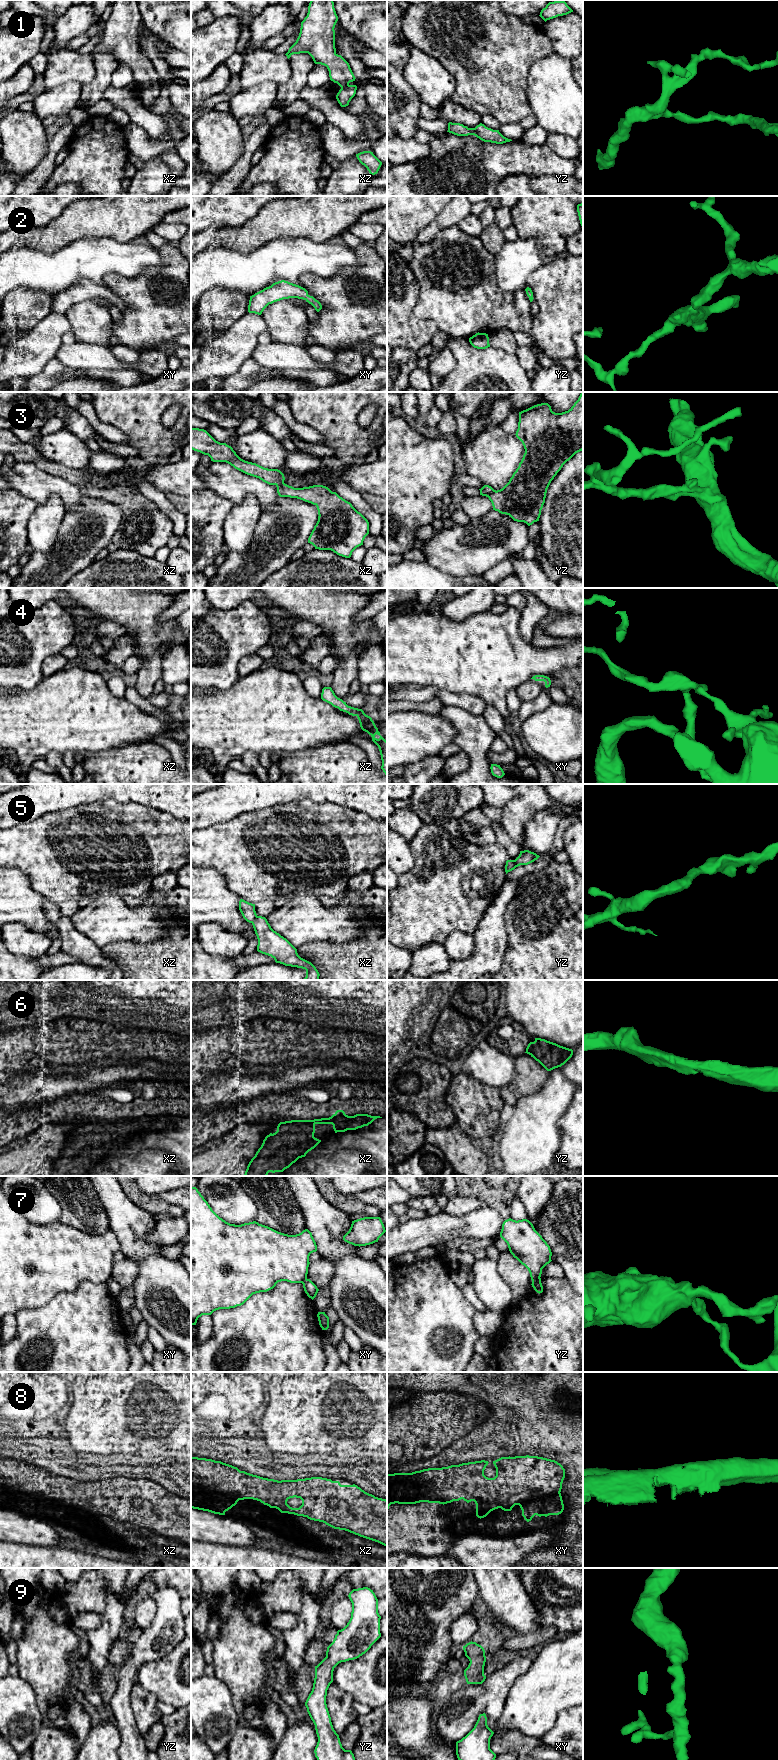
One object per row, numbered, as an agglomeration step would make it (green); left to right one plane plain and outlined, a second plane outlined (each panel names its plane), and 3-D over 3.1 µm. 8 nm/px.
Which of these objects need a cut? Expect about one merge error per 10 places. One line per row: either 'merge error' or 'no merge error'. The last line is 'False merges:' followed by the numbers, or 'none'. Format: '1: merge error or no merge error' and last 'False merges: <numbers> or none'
1: no merge error
2: no merge error
3: no merge error
4: no merge error
5: no merge error
6: no merge error
7: merge error
8: no merge error
9: no merge error
False merges: 7

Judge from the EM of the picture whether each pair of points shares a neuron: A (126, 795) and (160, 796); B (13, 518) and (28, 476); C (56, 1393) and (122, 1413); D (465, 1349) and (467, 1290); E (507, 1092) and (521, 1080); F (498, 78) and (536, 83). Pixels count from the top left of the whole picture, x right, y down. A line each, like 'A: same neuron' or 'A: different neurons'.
A: same neuron
B: different neurons
C: different neurons
D: different neurons
E: same neuron
F: different neurons

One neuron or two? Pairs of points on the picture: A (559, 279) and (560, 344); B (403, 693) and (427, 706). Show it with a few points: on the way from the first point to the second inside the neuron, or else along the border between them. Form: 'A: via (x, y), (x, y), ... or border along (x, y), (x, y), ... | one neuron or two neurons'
A: via (559, 295), (559, 328) | one neuron
B: border along (435, 697), (424, 701), (397, 701) | two neurons

